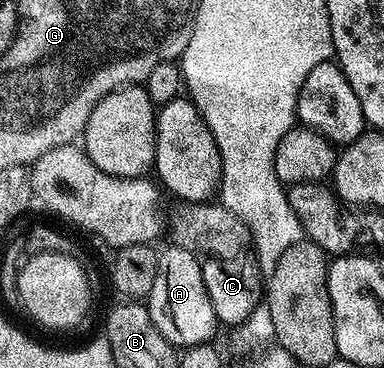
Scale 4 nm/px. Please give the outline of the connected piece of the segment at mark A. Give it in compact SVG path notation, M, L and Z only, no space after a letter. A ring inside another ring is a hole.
M186 246L163 248L158 255L153 290L145 300L157 330L161 330L163 337L179 350L214 341L215 331L220 331L221 325L213 310L213 302L209 302L209 290L205 290L200 257Z

